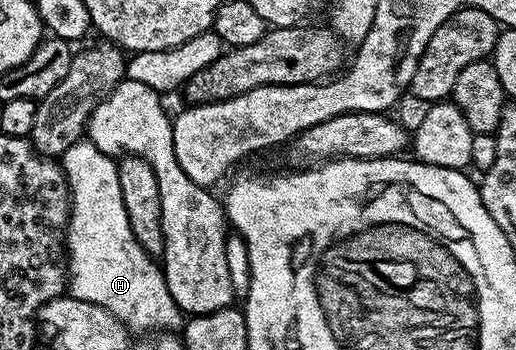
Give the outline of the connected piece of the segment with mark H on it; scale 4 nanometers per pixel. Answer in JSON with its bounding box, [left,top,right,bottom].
[62,137,182,333]

